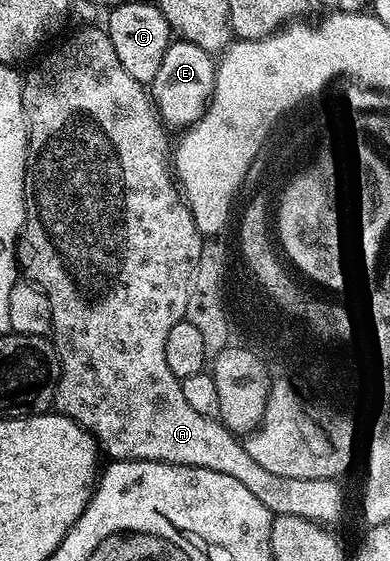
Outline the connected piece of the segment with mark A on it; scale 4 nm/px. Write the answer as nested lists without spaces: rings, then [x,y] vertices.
[[[104,26],[89,27],[83,31],[77,31],[70,39],[65,39],[38,67],[33,67],[29,72],[24,72],[23,82],[21,84],[21,100],[23,101],[23,109],[25,110],[25,120],[29,126],[29,156],[25,162],[25,178],[27,180],[27,194],[25,197],[25,228],[21,231],[21,238],[16,245],[16,255],[20,270],[23,272],[24,278],[28,282],[41,288],[43,294],[47,297],[47,301],[51,305],[51,321],[53,322],[53,330],[51,332],[51,342],[57,349],[57,360],[61,363],[61,378],[57,380],[57,386],[52,392],[53,403],[60,414],[65,415],[71,421],[75,421],[83,430],[88,431],[94,439],[97,440],[97,446],[102,452],[105,451],[113,461],[122,459],[142,459],[143,461],[151,461],[152,463],[170,463],[171,465],[187,465],[188,467],[202,467],[203,469],[215,469],[215,473],[227,473],[227,477],[235,477],[235,481],[239,481],[239,485],[243,485],[255,497],[259,497],[259,501],[263,501],[263,505],[267,505],[267,509],[272,511],[274,516],[290,515],[291,517],[301,517],[309,519],[310,522],[320,525],[330,525],[329,523],[337,523],[341,519],[341,514],[345,511],[345,495],[341,492],[341,487],[336,478],[334,479],[315,479],[304,480],[302,478],[281,477],[270,471],[263,469],[262,465],[256,463],[247,453],[244,444],[238,439],[234,432],[228,431],[223,424],[217,419],[208,419],[203,417],[203,413],[195,413],[195,409],[191,409],[191,405],[183,397],[183,389],[181,388],[181,380],[175,377],[175,373],[171,373],[171,369],[167,369],[167,353],[165,346],[167,345],[167,333],[171,333],[174,325],[179,325],[179,321],[185,318],[182,307],[185,303],[185,287],[190,283],[188,273],[193,262],[197,259],[198,243],[197,236],[194,235],[194,224],[189,222],[189,216],[185,214],[184,208],[178,203],[182,194],[179,192],[175,184],[174,176],[171,174],[171,163],[167,158],[167,147],[165,151],[165,131],[162,120],[159,118],[155,104],[151,98],[150,92],[146,90],[142,83],[135,81],[135,77],[131,77],[131,73],[127,73],[127,69],[123,69],[123,61],[119,61],[119,56],[115,54],[115,45],[111,45],[111,37],[108,30]]]

